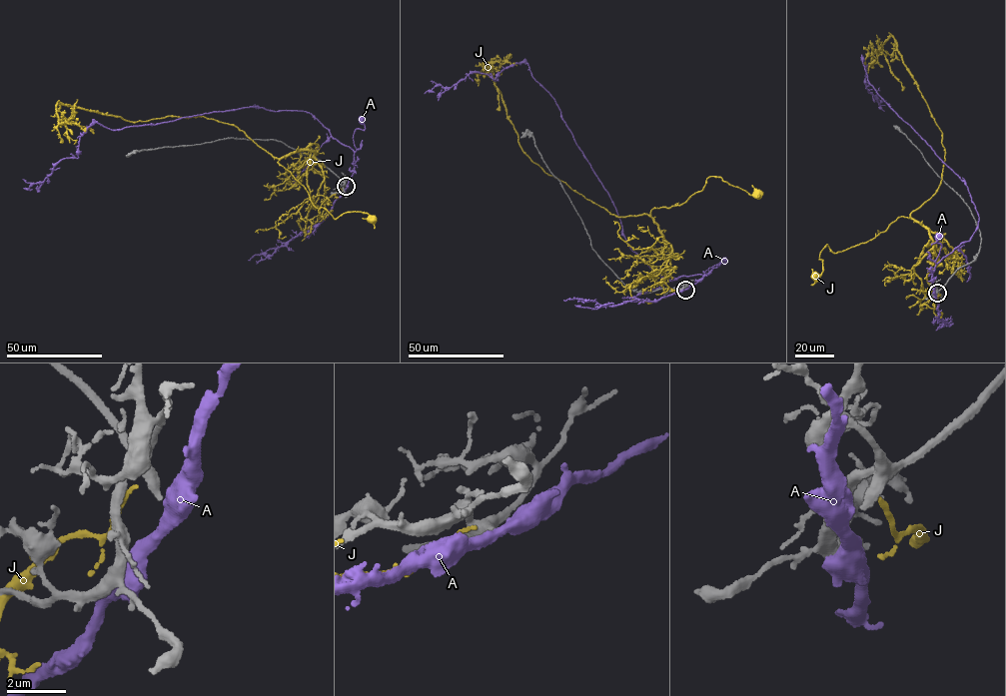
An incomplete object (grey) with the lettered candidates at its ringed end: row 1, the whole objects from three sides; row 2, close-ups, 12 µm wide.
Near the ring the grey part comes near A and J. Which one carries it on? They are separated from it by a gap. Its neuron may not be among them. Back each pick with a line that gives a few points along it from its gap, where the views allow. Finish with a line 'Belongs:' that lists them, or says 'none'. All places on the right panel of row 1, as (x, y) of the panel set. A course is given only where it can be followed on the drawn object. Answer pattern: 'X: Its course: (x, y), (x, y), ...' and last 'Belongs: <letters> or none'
Belongs: none

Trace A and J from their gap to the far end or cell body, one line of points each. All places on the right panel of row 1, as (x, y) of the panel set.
A: (935, 294), (931, 277), (941, 246), (932, 244), (939, 237)
J: (936, 292), (927, 292), (926, 275), (939, 264), (929, 233), (903, 217), (843, 251), (826, 244), (815, 276)

